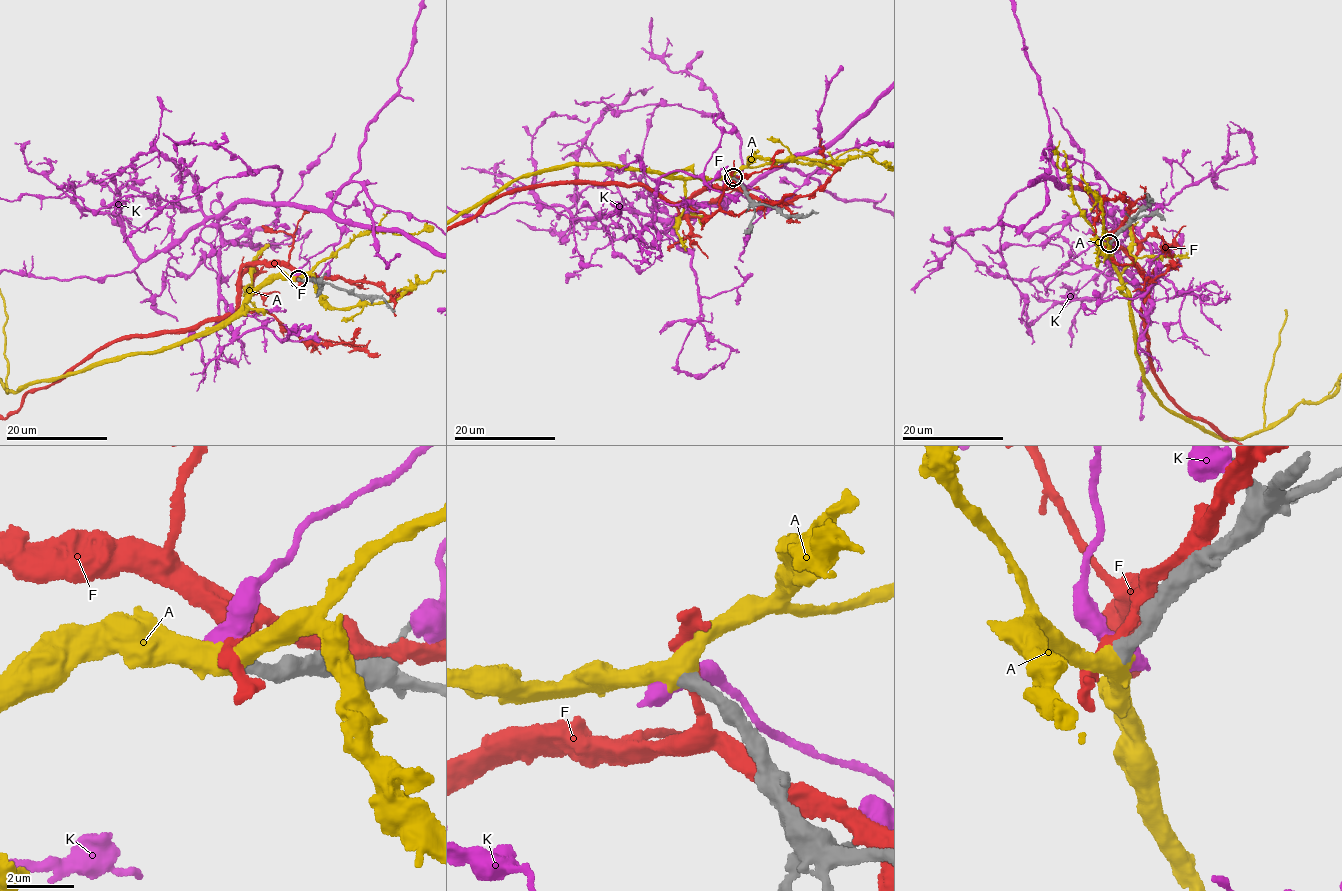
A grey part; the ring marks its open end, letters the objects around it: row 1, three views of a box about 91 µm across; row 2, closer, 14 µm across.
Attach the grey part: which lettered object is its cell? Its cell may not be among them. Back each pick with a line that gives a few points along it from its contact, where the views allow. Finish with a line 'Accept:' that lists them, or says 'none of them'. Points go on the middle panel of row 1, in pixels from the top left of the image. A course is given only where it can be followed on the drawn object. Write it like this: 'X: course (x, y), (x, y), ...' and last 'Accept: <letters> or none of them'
Accept: A

